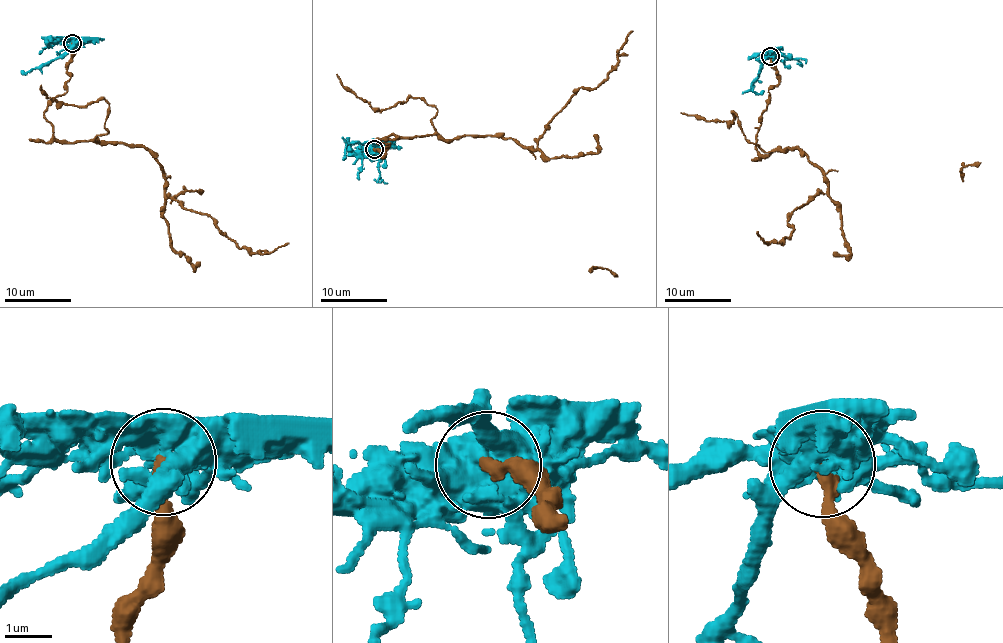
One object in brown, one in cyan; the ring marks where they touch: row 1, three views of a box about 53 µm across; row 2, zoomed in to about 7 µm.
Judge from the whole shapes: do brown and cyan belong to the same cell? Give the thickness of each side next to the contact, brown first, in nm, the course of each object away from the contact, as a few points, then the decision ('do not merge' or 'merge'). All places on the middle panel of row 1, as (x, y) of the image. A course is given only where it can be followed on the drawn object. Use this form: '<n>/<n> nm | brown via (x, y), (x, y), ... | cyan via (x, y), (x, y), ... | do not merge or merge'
260/600 nm | brown via (373, 148), (433, 134), (533, 149), (632, 30) | cyan via (373, 148), (367, 141), (351, 142), (342, 159) | do not merge

